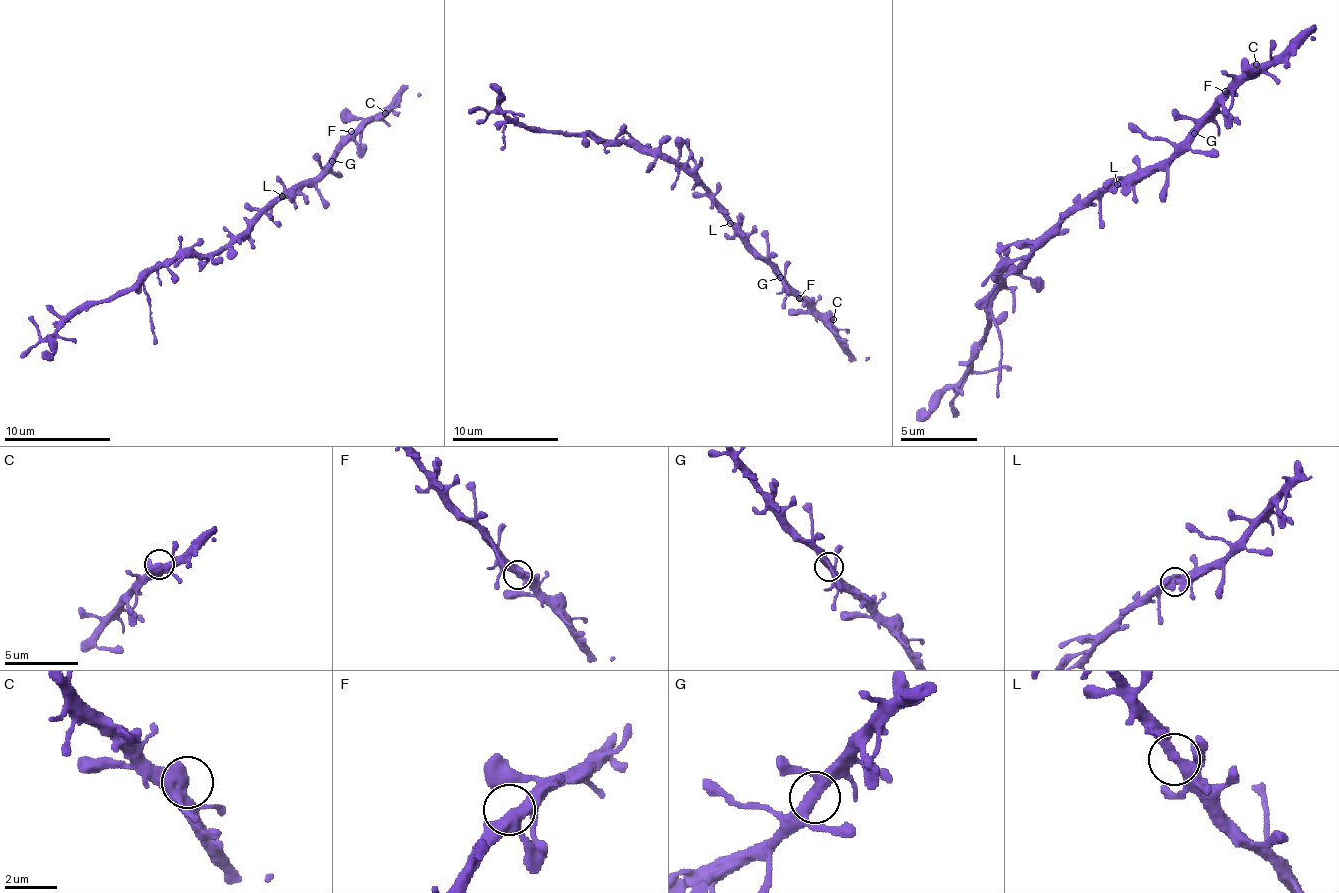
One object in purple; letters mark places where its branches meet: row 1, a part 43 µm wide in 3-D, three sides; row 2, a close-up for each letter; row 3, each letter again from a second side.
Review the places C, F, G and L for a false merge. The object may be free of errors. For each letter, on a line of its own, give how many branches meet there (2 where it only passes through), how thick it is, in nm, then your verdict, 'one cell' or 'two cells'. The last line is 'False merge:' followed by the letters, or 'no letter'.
C: 3 branches meet; 400 nm thick; one cell
F: 3 branches meet; 400 nm thick; one cell
G: 4 branches meet; 360 nm thick; one cell
L: 3 branches meet; 360 nm thick; one cell
False merge: no letter

